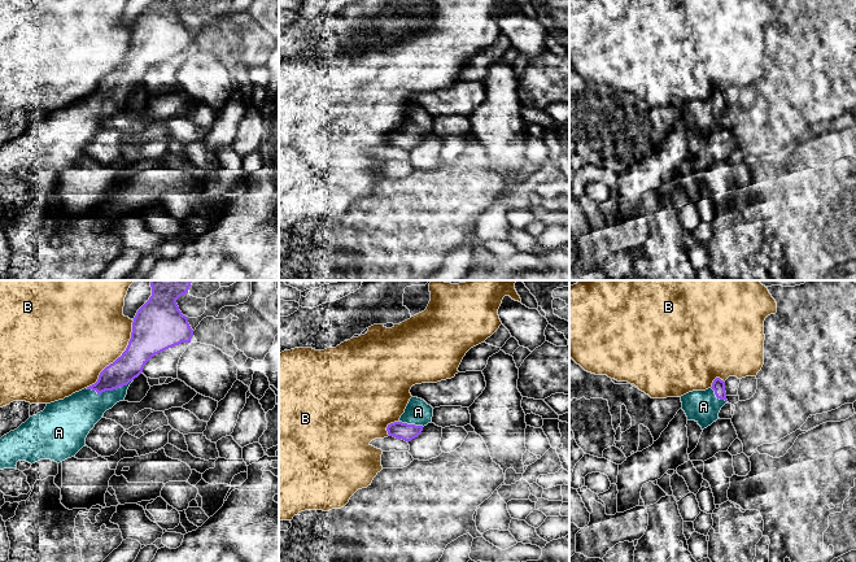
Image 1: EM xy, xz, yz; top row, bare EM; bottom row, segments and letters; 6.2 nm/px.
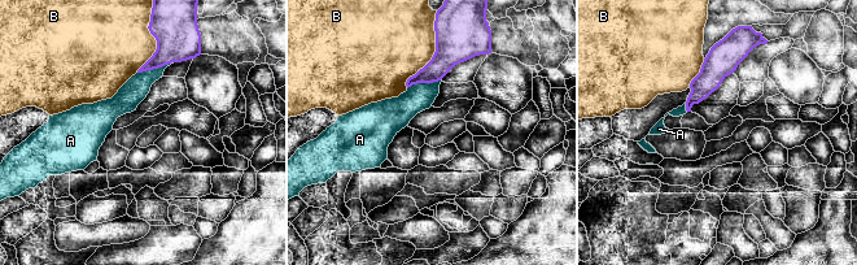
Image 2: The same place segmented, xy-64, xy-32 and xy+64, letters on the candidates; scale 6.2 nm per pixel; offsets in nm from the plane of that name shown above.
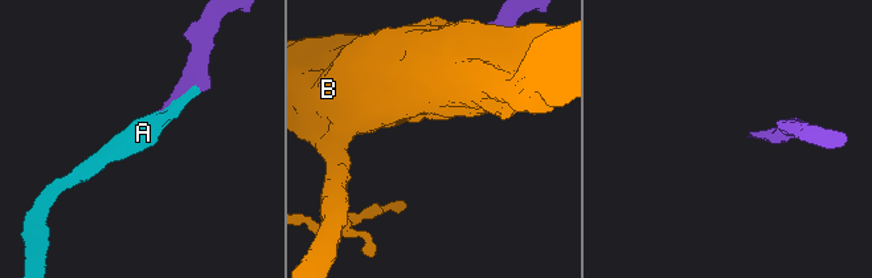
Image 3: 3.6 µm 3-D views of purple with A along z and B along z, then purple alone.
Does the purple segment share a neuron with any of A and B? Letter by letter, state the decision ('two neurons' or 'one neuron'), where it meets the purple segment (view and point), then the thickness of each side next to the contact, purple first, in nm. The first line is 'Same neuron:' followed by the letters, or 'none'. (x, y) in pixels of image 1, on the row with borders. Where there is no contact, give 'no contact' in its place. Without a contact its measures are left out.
Same neuron: A
A: one neuron; meets purple in xy at (109, 390); 170 nm thick on the purple side, 240 nm on the other
B: two neurons; meets purple in xy at (118, 357); 240 nm thick on the purple side, 500 nm on the other

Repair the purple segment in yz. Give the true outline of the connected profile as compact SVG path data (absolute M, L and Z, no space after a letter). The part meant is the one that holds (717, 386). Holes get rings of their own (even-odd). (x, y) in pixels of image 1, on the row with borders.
M716 378L706 391L693 391L681 396L682 410L687 421L695 421L702 430L719 419L721 408L728 404L725 382Z

